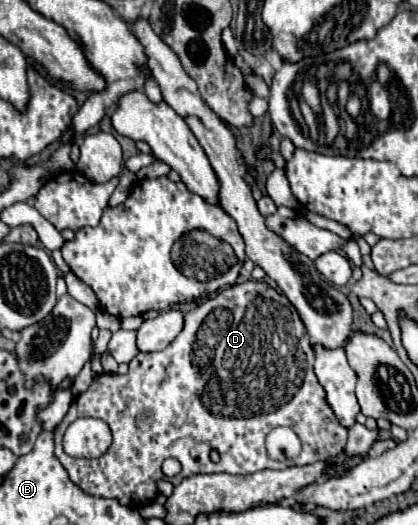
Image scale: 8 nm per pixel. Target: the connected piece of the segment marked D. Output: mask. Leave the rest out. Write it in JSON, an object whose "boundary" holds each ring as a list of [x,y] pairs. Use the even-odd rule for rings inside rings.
{"boundary":[[[245,281],[223,289],[217,297],[207,299],[195,309],[185,313],[185,327],[169,347],[155,353],[139,353],[125,375],[101,373],[95,375],[85,393],[75,397],[63,421],[55,427],[55,455],[63,463],[69,479],[87,495],[117,499],[125,507],[141,507],[155,501],[159,495],[157,481],[167,479],[161,471],[161,463],[167,457],[175,457],[181,463],[181,473],[169,479],[173,485],[181,479],[199,473],[233,473],[247,475],[261,469],[287,469],[293,465],[309,465],[335,457],[345,449],[347,429],[337,423],[333,409],[325,403],[325,389],[319,385],[313,373],[315,353],[309,343],[309,335],[299,319],[299,313],[289,299],[265,281]],[[77,417],[99,417],[109,423],[113,443],[109,451],[99,459],[73,459],[63,447],[61,439],[69,423]],[[285,425],[291,427],[301,443],[303,451],[297,459],[273,461],[265,449],[265,437],[271,429]],[[209,449],[221,453],[219,463],[211,463]]]}

